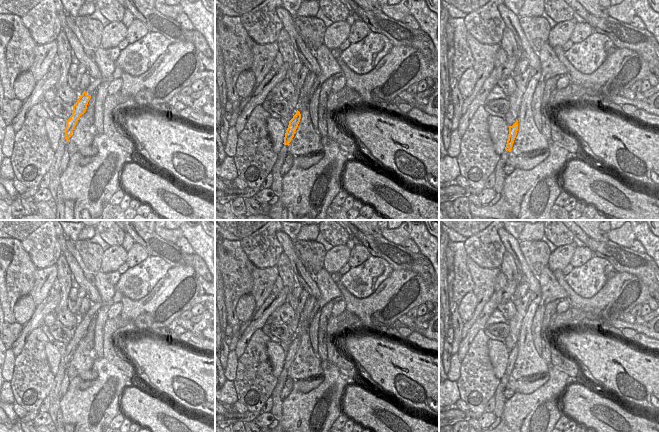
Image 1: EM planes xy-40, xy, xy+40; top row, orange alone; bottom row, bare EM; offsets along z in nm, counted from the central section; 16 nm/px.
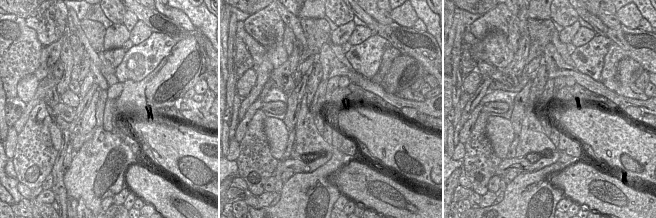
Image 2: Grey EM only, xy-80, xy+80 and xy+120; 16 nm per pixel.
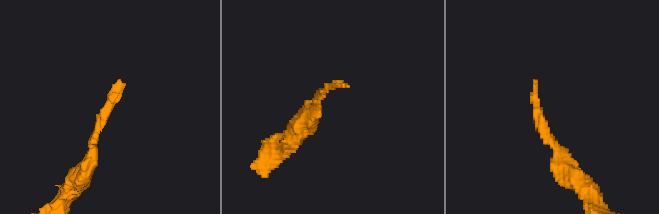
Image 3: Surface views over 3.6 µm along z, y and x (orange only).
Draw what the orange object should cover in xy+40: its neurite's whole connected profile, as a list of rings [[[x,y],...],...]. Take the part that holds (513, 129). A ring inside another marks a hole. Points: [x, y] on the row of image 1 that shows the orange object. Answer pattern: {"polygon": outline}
{"polygon": [[[516,119],[516,122],[512,126],[509,126],[508,140],[507,140],[507,144],[505,147],[506,151],[511,152],[514,140],[517,135],[517,131],[518,131],[518,120]]]}

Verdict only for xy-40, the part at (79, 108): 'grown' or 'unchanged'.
unchanged

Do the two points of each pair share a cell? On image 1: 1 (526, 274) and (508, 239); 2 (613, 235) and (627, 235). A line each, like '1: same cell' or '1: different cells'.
1: same cell
2: same cell

